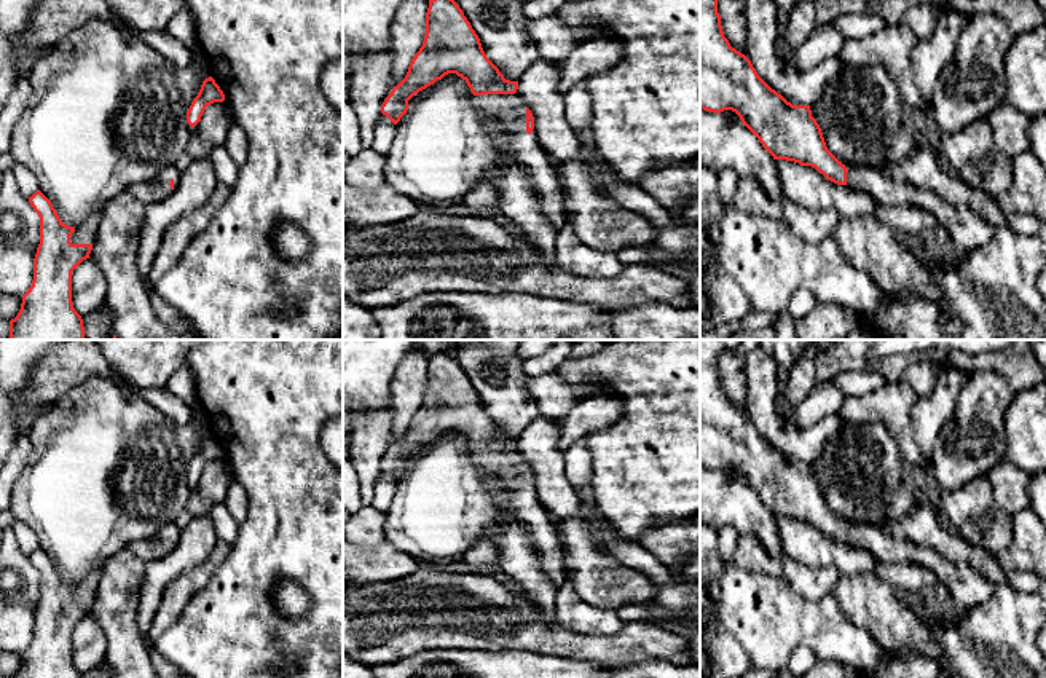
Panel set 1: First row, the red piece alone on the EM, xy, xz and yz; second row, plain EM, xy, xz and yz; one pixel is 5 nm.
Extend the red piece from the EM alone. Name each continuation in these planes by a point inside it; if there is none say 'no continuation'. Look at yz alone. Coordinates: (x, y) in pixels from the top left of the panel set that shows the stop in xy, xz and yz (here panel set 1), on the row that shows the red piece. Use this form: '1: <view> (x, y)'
1: yz (967, 230)

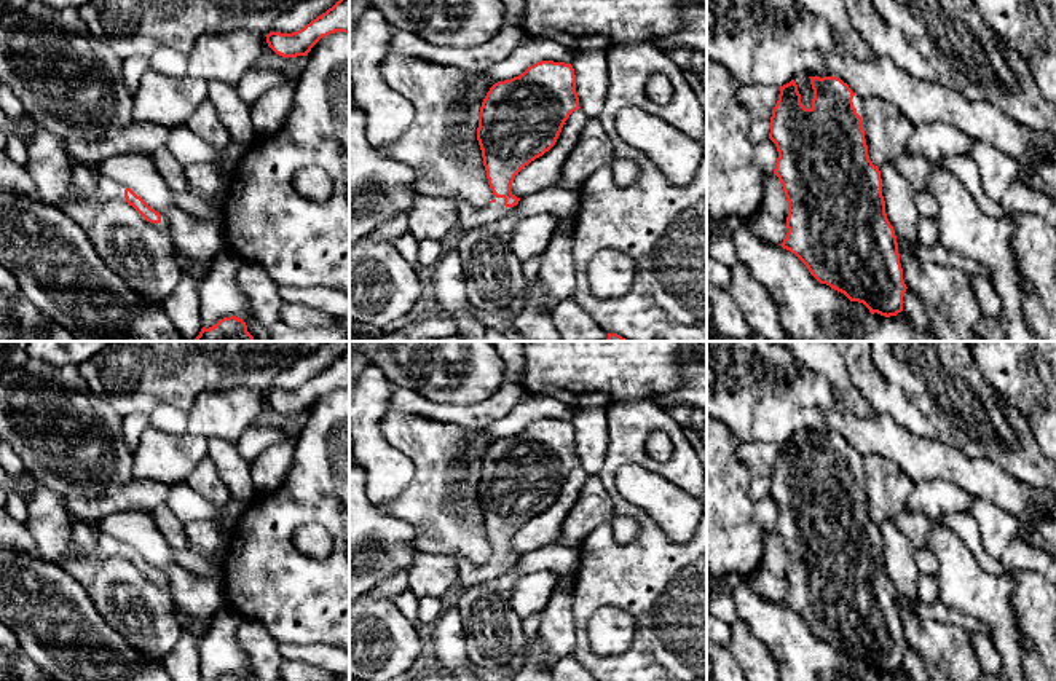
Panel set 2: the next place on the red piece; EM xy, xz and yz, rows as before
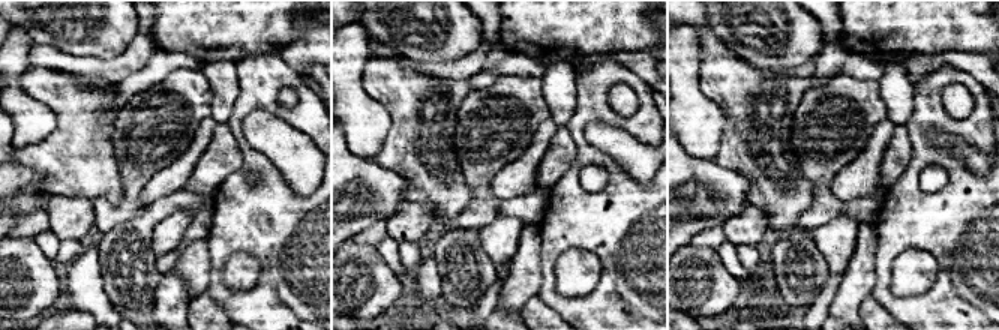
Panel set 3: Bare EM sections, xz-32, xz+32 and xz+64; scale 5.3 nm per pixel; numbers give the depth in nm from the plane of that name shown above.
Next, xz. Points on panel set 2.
1: xz (469, 217)

